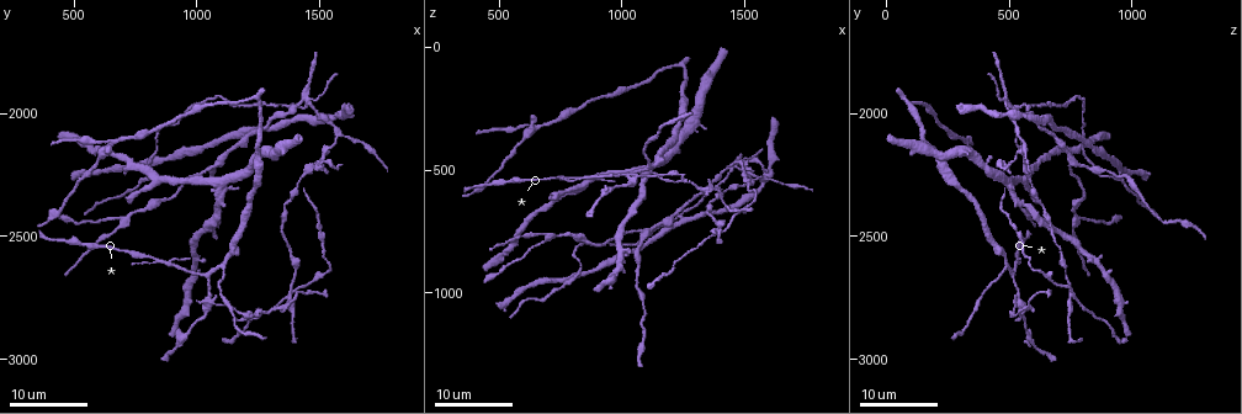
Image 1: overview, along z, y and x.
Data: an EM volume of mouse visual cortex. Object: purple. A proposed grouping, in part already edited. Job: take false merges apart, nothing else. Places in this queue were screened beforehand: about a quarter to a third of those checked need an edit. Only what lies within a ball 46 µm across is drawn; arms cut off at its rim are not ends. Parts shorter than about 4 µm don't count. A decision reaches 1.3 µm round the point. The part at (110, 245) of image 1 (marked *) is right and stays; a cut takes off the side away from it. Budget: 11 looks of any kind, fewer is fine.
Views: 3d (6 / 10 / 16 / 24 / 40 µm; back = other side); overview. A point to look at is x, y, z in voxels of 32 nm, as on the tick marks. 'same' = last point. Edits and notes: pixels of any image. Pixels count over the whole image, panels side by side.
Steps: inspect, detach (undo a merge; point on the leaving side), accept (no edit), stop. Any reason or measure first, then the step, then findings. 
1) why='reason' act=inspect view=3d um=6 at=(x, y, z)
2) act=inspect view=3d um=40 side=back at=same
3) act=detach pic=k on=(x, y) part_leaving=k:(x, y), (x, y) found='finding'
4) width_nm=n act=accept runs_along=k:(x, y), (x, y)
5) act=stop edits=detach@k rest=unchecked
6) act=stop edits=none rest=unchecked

act=inspect view=3d um=16 at=(700, 2440, 780)

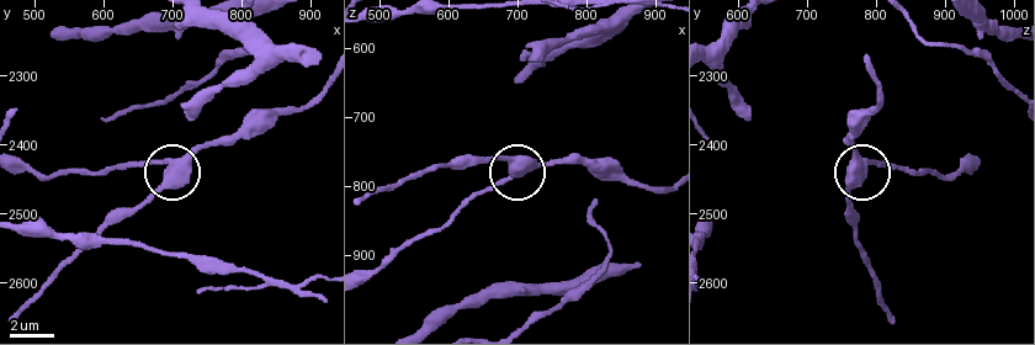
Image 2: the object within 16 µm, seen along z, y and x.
why='zoom in' act=inspect view=3d um=10 at=(690, 2435, 780)

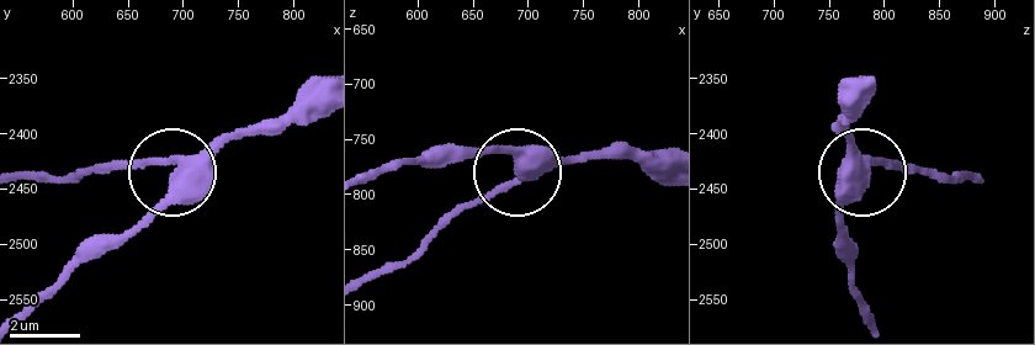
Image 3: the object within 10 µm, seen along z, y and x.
act=accept found='continuous, no second cell'

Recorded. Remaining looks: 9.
why='thin arm on a thick one' act=inspect view=3d um=24 at=(1110, 2630, 470)

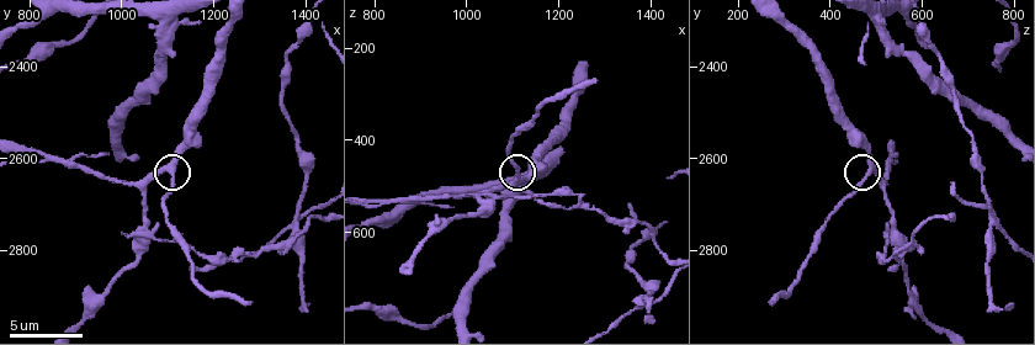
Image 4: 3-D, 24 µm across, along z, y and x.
act=inspect view=3d um=10 at=(1110, 2635, 480)

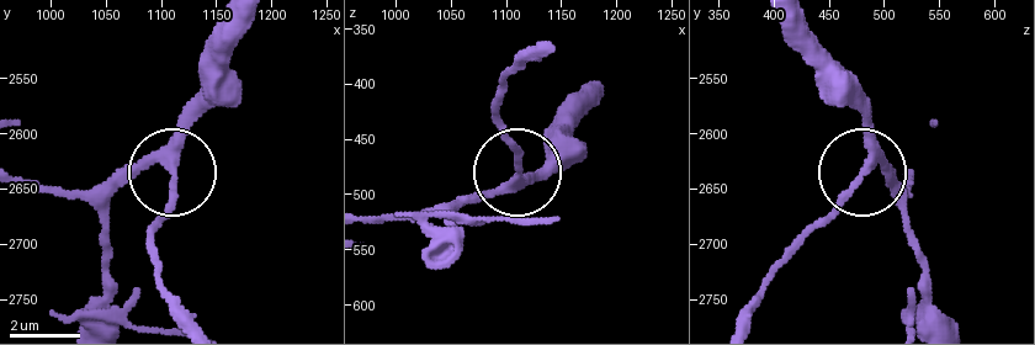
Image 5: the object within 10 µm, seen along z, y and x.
arms=3 act=accept runs_along=5:(22, 180), (101, 189), (163, 165), (173, 197), (154, 256) found='one cell here'

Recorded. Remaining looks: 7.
why='arms run side by side' act=inspect view=3d um=6 at=(845, 2605, 530)

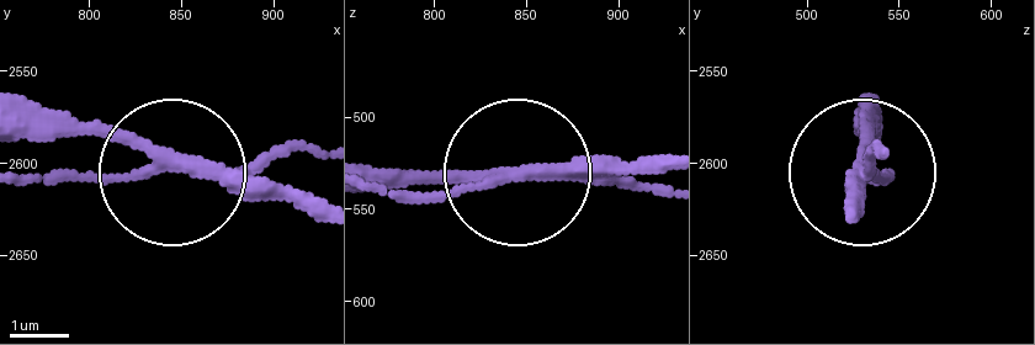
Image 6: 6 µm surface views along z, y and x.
act=inspect view=3d um=6 side=back at=(846, 2600, 532)

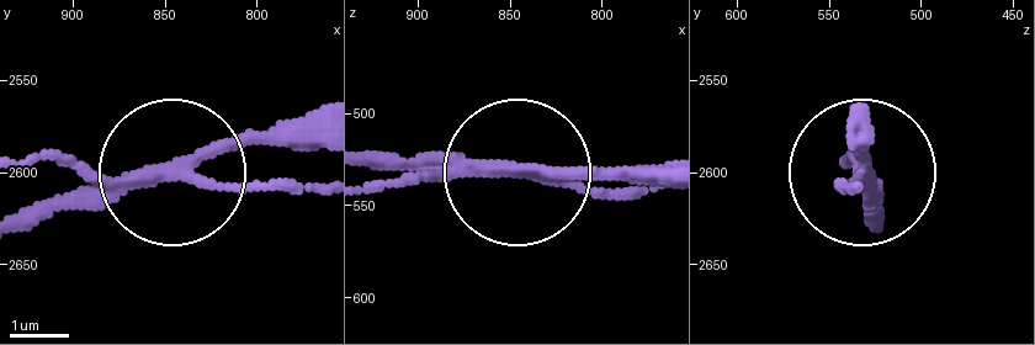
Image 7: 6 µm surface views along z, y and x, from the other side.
width_nm=210 act=accept runs_along=7:(664, 173), (370, 186) found='continuous, no second cell'

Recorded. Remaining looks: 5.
act=inspect view=3d um=16 at=(1050, 2770, 530)

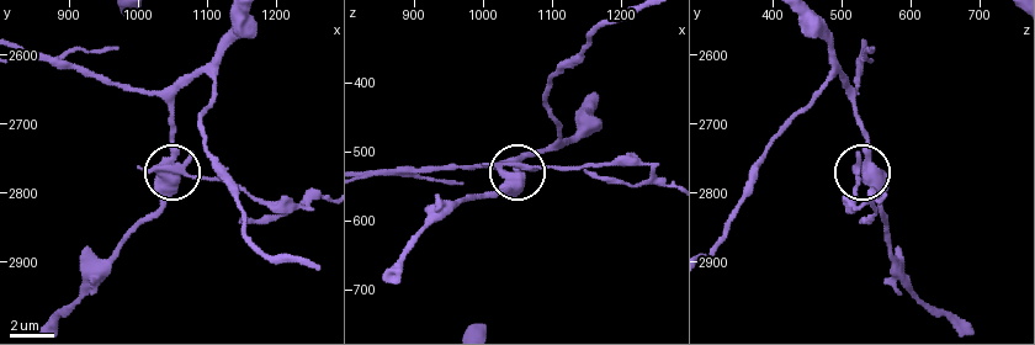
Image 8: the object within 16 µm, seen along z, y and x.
act=inspect view=3d um=10 at=(1060, 2775, 535)

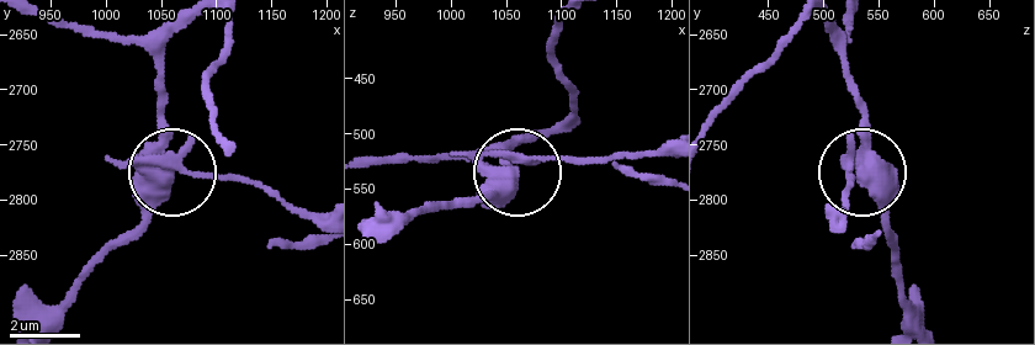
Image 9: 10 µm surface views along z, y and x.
arms=3 act=detach pic=9 on=(896, 195) found='a second cell is stuck on'

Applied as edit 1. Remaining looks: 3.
why='side arm on a straight run' act=inspect view=3d um=16 at=(1100, 2210, 770)

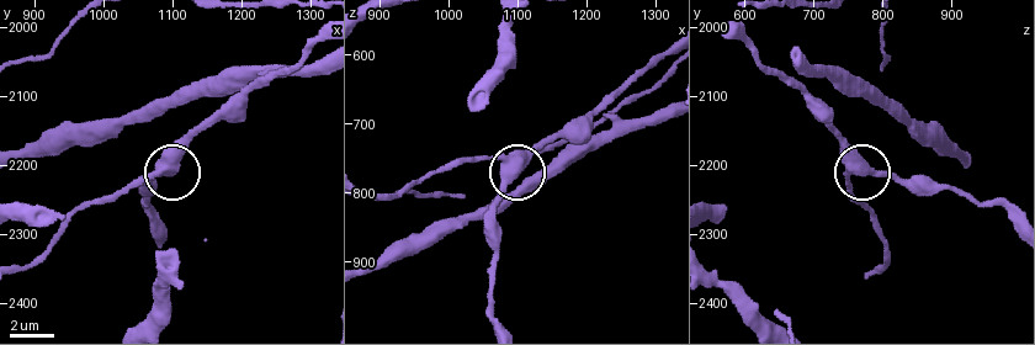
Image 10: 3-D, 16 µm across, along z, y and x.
act=inspect view=3d um=10 at=(1095, 2195, 770)

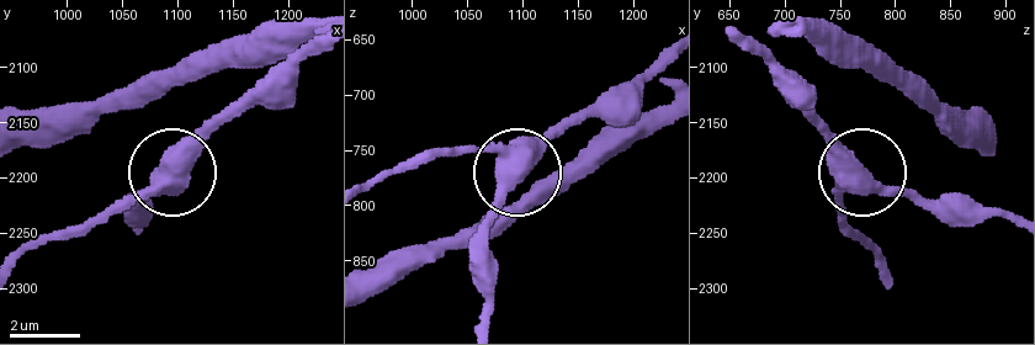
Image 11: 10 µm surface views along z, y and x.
side_arm_um=22 arms=3 act=accept found='continuous, no second cell'

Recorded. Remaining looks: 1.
act=stop edits=detach@9 rest=unchecked

